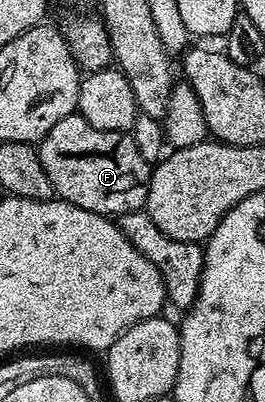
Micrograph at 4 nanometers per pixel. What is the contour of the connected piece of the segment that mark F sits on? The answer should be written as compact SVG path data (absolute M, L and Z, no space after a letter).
M76 112L65 116L65 120L57 120L57 124L53 124L53 128L49 128L49 132L38 143L37 149L41 168L45 168L56 195L62 201L104 216L128 214L146 207L153 166L145 160L145 156L141 156L130 133L101 132L101 128L93 128L89 120Z

